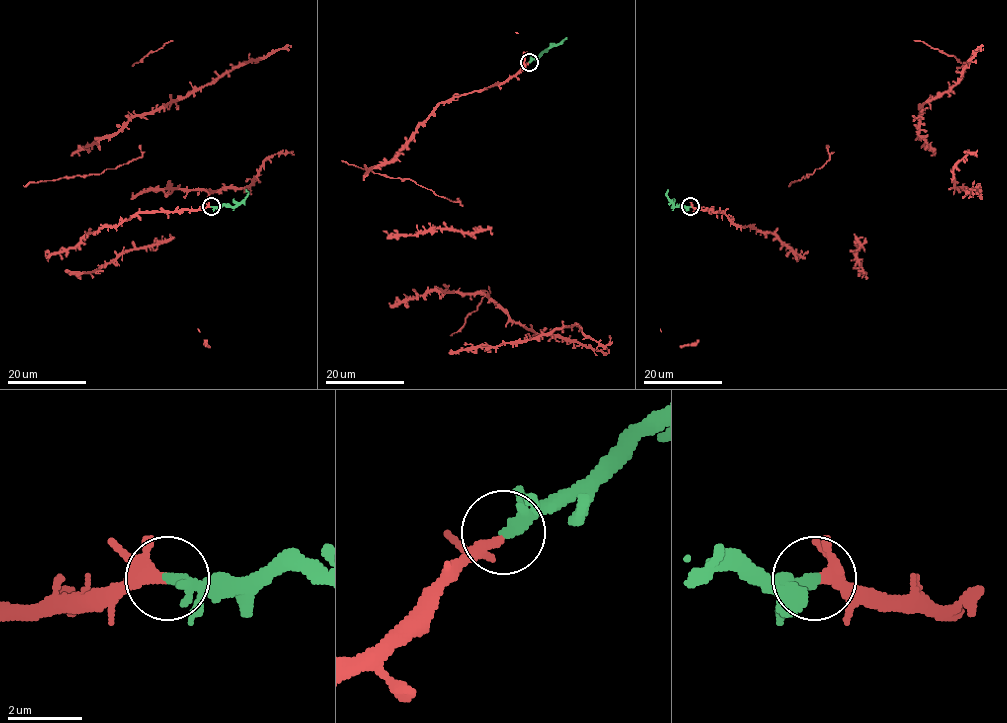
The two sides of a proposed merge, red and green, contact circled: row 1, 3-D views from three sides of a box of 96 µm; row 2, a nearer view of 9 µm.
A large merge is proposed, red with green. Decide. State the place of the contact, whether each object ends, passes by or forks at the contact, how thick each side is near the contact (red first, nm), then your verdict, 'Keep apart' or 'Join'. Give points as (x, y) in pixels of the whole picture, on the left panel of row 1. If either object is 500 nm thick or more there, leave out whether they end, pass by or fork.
Place: (211, 206). At the ring red forks. At the ring green passes by. Thickness 200 nm (red) against 240 nm. Join

